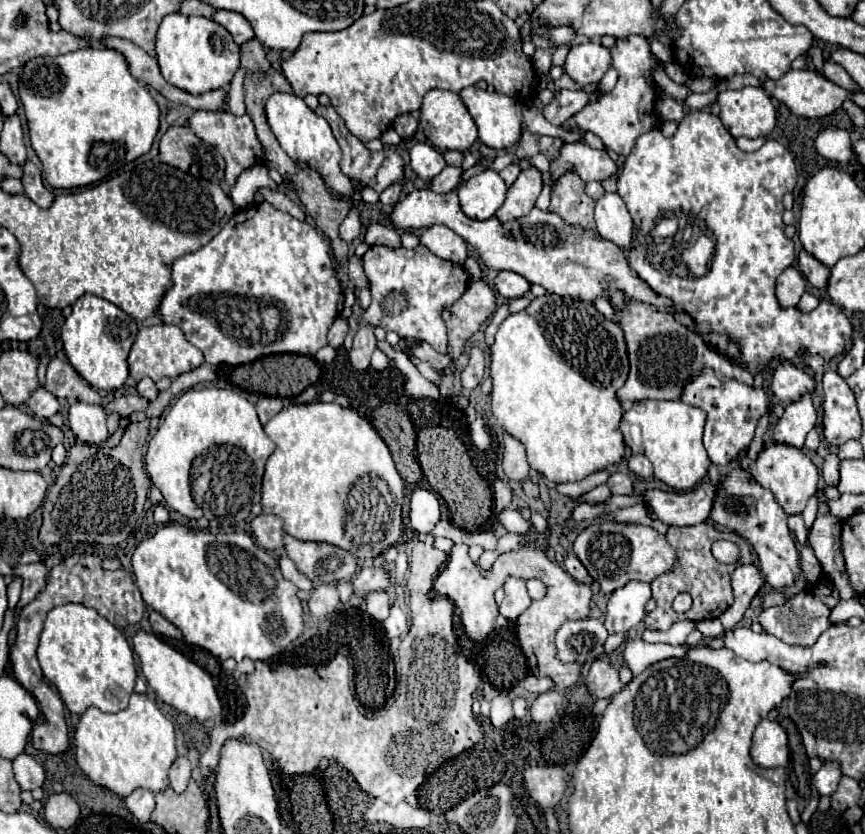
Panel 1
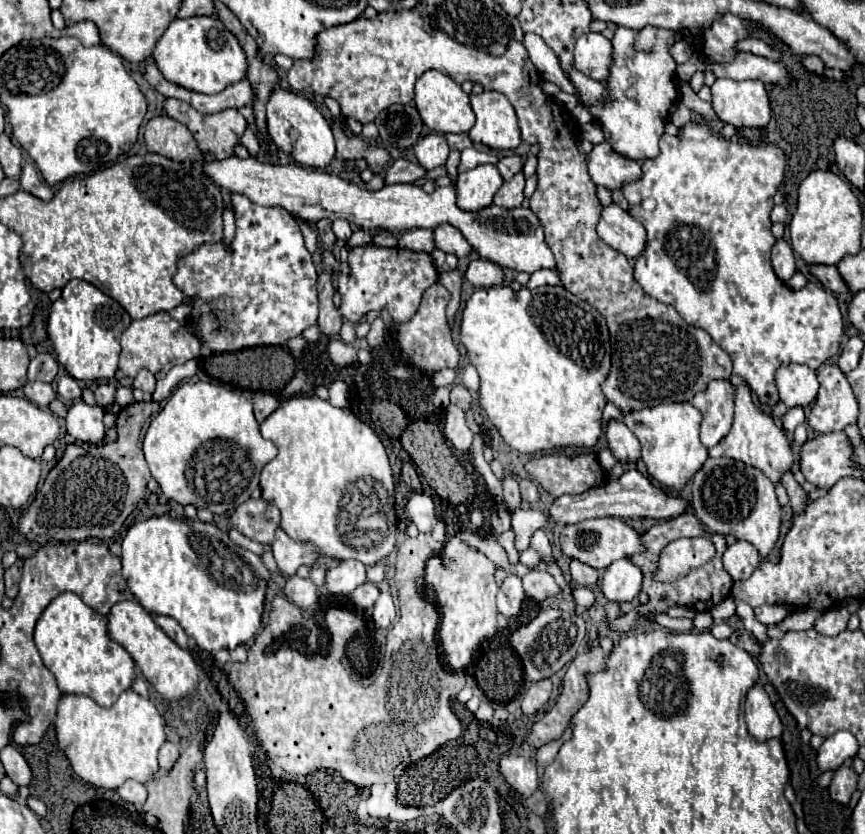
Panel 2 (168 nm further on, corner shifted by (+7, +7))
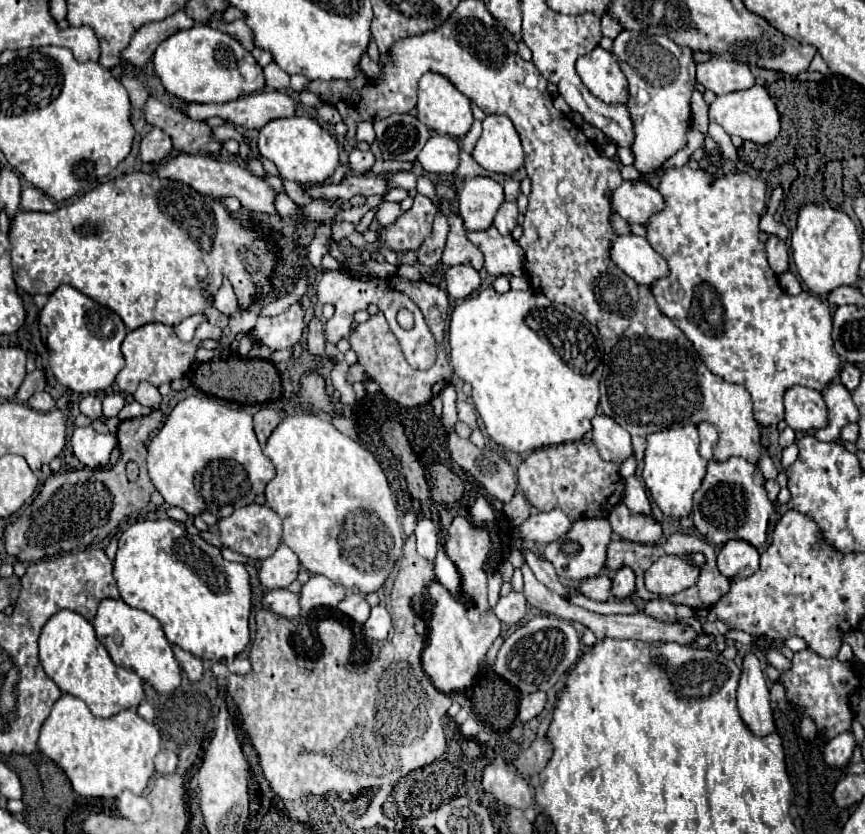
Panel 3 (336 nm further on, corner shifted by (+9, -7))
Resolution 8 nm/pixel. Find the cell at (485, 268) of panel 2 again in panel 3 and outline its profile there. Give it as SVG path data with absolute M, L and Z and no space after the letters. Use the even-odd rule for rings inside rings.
M454 265L446 271L446 291L454 299L466 299L480 289L480 275L468 265Z

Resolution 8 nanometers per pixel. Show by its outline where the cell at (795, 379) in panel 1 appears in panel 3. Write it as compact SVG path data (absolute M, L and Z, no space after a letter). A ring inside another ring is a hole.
M796 385L784 393L786 423L794 431L810 431L826 425L826 405L820 391Z

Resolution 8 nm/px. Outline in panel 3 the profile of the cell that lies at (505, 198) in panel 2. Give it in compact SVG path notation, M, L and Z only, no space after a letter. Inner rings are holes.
M504 201L494 217L494 227L502 233L508 235L512 229L518 225L518 207L516 201Z

